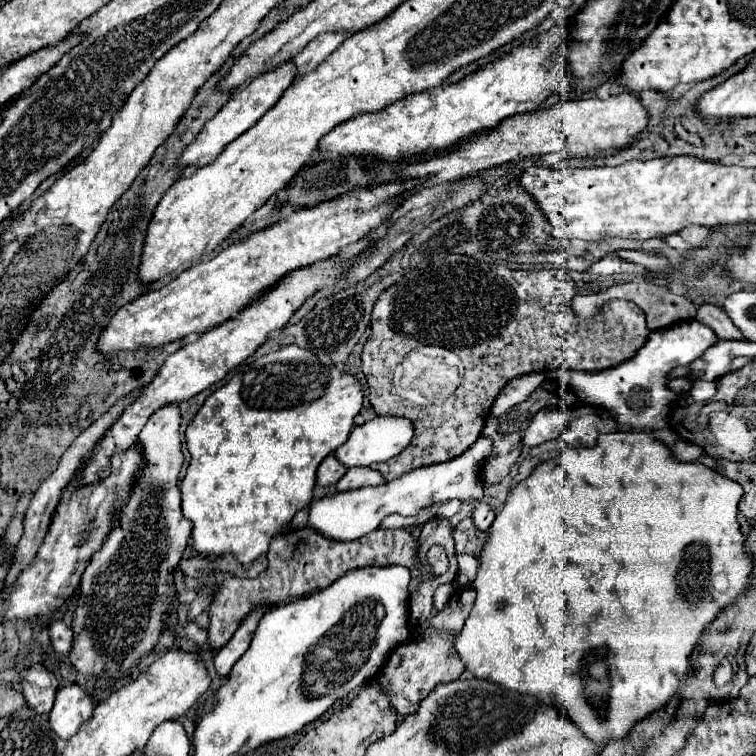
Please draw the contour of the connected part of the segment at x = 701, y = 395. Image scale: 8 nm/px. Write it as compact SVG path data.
M695 382L691 388L693 400L713 400L715 396L715 382Z

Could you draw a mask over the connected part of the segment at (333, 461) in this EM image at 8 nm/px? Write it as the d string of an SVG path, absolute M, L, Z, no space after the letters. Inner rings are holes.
M329 454L329 456L321 462L321 466L319 466L319 470L317 470L317 484L319 484L319 486L331 486L331 484L335 484L335 480L339 480L345 472L347 472L347 468L345 468L333 454Z

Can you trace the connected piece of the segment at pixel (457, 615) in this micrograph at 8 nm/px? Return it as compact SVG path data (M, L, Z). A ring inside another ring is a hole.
M463 588L455 592L455 598L447 602L447 606L434 616L434 625L456 625L456 632L463 628L467 616L475 602L475 590Z

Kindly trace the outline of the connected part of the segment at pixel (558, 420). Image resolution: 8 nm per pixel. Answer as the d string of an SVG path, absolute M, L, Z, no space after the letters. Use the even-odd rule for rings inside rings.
M551 408L551 410L537 412L533 416L529 428L525 430L523 444L525 446L539 446L547 440L555 440L555 438L561 436L567 422L569 422L569 412L567 410Z

